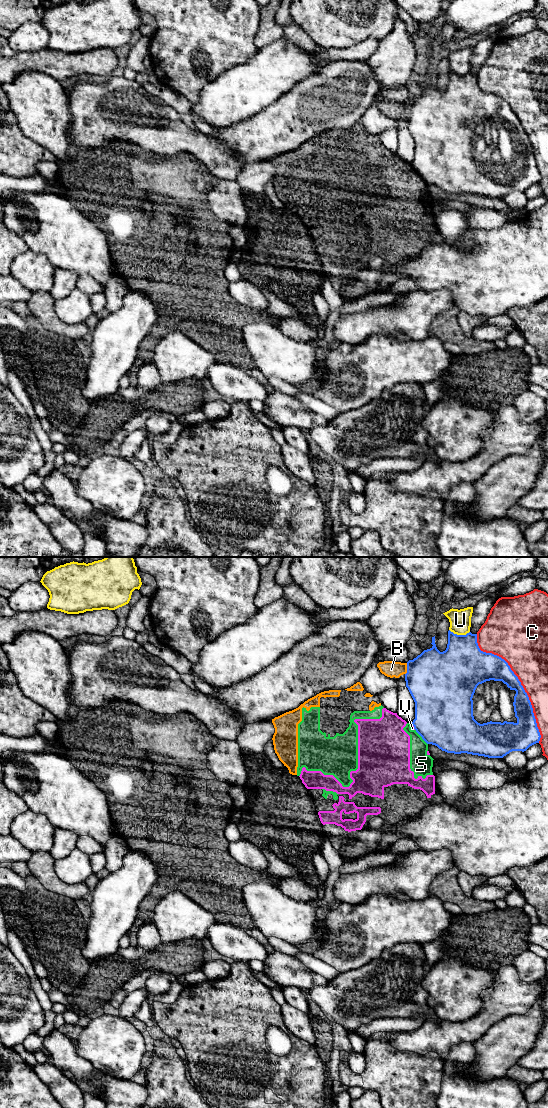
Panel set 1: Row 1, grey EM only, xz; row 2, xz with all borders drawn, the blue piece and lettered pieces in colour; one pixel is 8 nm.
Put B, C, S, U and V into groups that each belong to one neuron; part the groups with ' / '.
B S V / C / U

